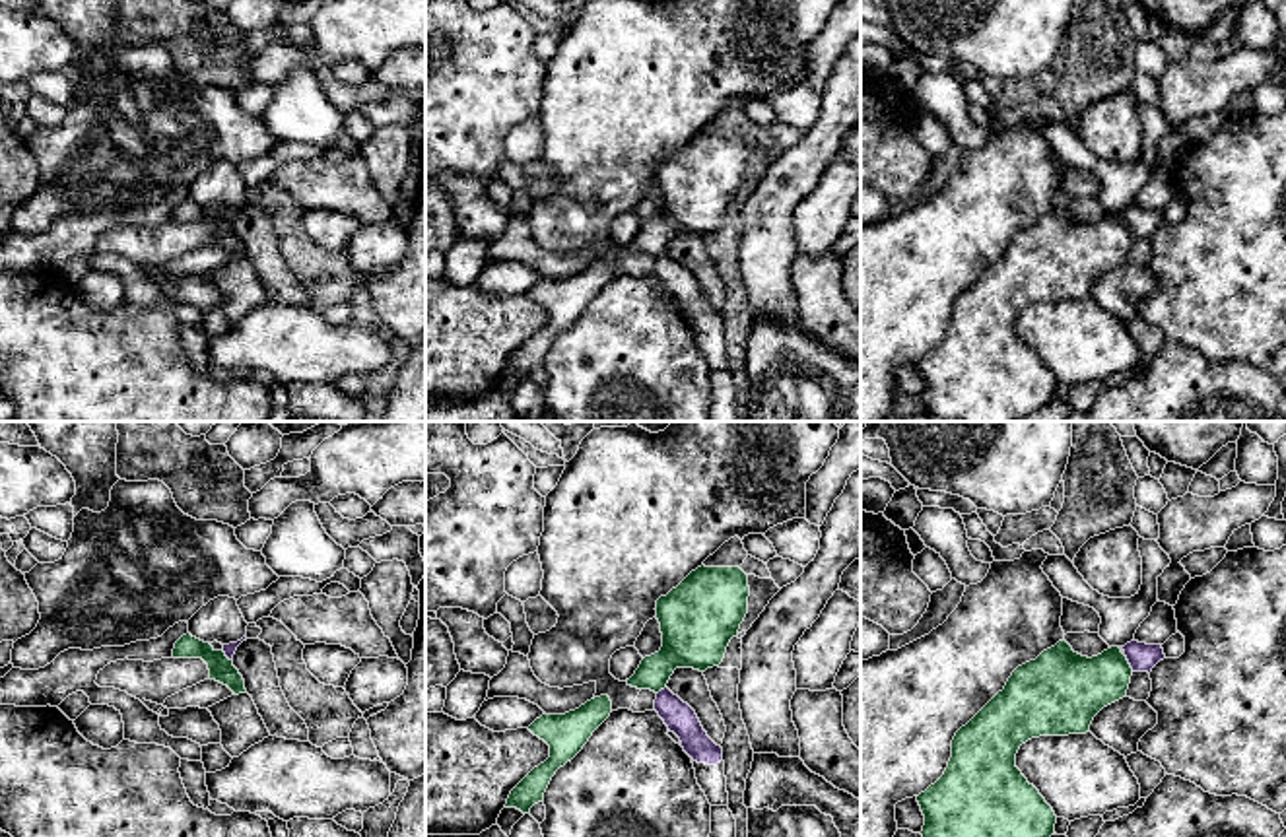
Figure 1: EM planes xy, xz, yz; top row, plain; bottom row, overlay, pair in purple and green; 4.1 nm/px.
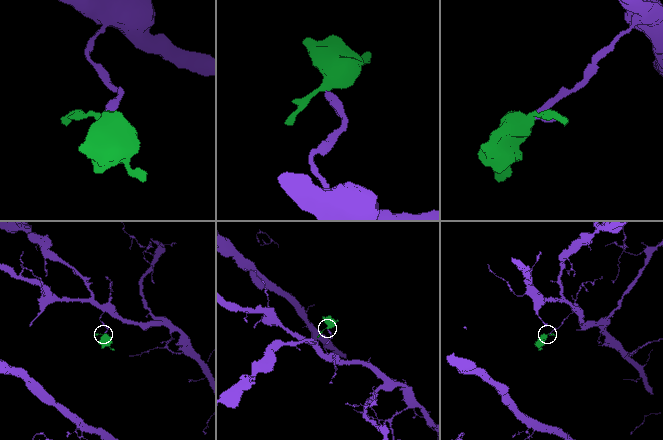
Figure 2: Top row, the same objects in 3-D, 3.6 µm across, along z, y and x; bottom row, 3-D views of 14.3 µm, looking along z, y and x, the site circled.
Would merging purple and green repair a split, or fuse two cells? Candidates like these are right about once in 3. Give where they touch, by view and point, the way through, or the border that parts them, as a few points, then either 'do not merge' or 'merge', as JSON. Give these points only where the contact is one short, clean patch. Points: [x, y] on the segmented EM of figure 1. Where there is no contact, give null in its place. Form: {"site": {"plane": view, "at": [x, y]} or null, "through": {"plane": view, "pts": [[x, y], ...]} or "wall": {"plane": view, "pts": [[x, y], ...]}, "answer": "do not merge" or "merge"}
{"site": {"plane": "yz", "at": [1129, 663]}, "wall": {"plane": "yz", "pts": [[1123, 655], [1133, 670]]}, "answer": "do not merge"}

